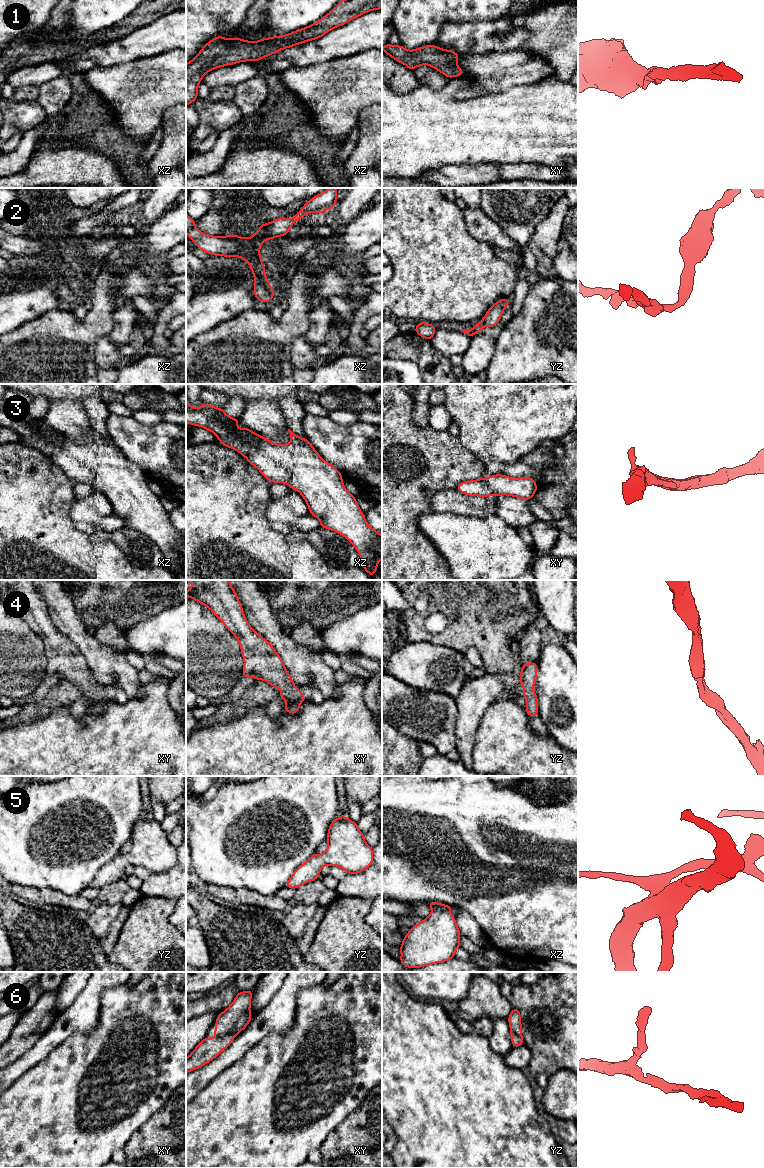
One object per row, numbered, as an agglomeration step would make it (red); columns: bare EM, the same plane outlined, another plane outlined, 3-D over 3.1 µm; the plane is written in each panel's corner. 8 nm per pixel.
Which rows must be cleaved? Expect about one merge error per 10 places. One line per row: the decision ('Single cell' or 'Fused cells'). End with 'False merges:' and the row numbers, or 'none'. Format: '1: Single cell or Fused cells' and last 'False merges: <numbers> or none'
1: Single cell
2: Single cell
3: Single cell
4: Single cell
5: Single cell
6: Single cell
False merges: none

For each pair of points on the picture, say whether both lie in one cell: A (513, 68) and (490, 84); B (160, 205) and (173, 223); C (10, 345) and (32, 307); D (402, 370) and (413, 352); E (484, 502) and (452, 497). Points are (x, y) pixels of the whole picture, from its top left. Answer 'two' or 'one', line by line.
A: one
B: two
C: two
D: two
E: one

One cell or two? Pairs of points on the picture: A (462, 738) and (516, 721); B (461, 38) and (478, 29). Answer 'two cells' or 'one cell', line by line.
A: two cells
B: one cell

